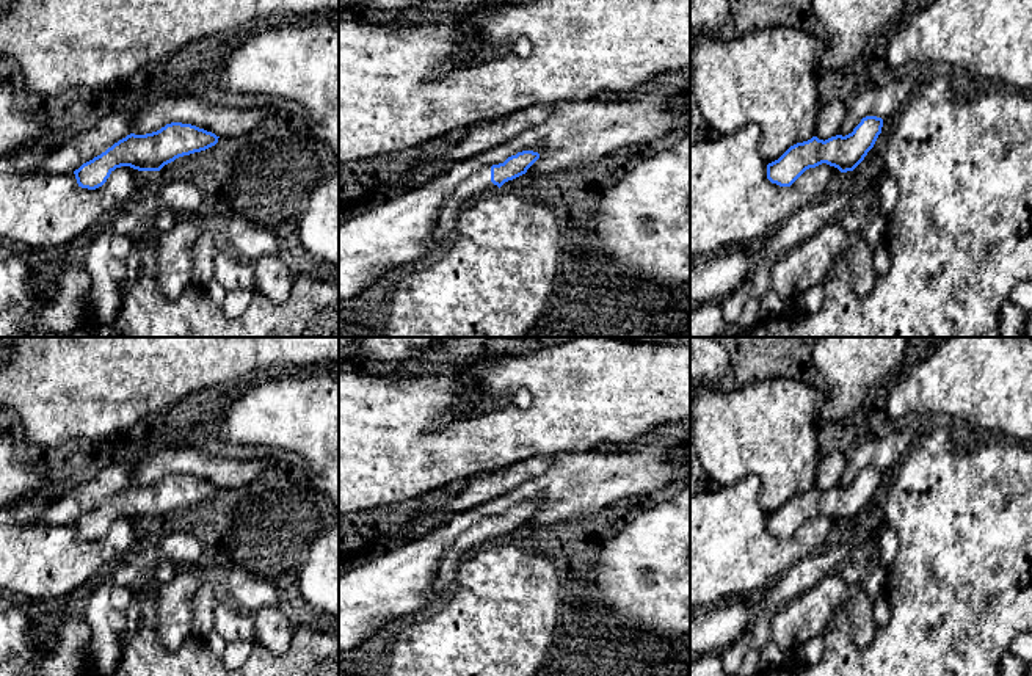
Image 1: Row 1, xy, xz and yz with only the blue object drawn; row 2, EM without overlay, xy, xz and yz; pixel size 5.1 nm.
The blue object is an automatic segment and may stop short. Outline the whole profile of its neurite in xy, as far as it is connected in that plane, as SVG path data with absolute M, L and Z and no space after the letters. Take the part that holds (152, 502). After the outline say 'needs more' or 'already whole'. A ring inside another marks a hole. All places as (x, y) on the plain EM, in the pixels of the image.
M171 474L146 486L130 485L74 522L78 538L96 541L121 518L160 522L179 508L205 502L218 494L215 485L191 475Z | already whole

